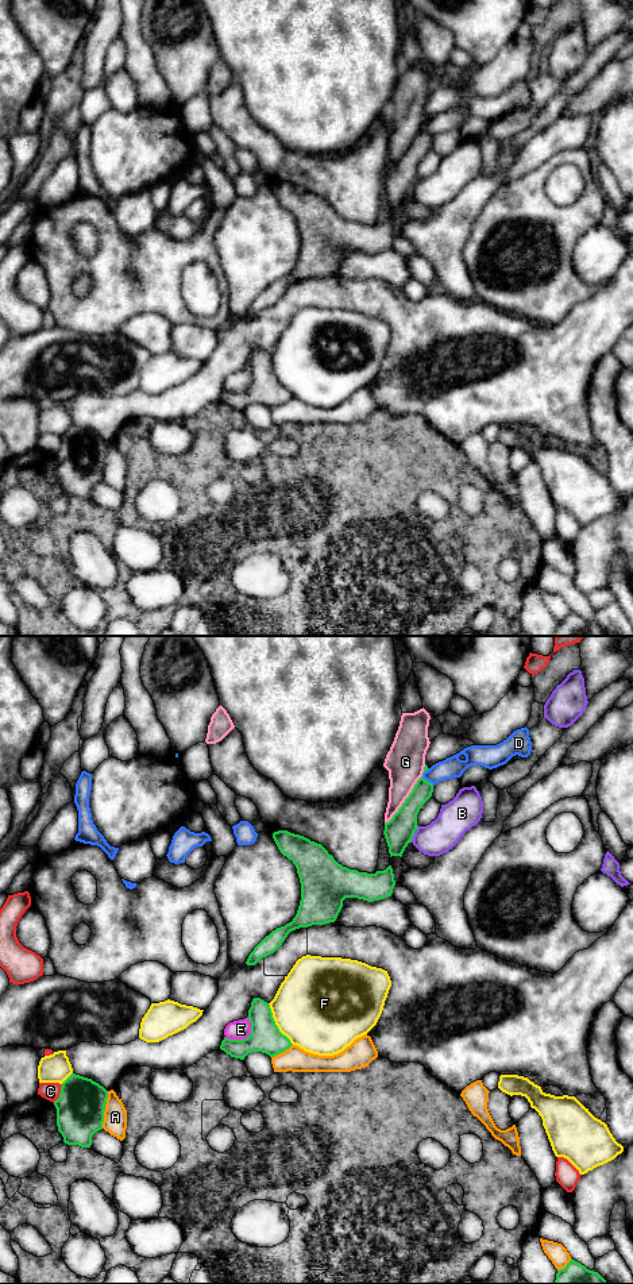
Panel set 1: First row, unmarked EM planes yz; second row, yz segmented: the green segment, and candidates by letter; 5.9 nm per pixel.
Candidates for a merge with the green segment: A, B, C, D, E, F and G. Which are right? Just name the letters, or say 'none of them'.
none of them

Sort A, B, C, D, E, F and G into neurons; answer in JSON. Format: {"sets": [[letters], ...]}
{"sets": [["A"], ["B"], ["C"], ["D"], ["E"], ["F"], ["G"]]}

